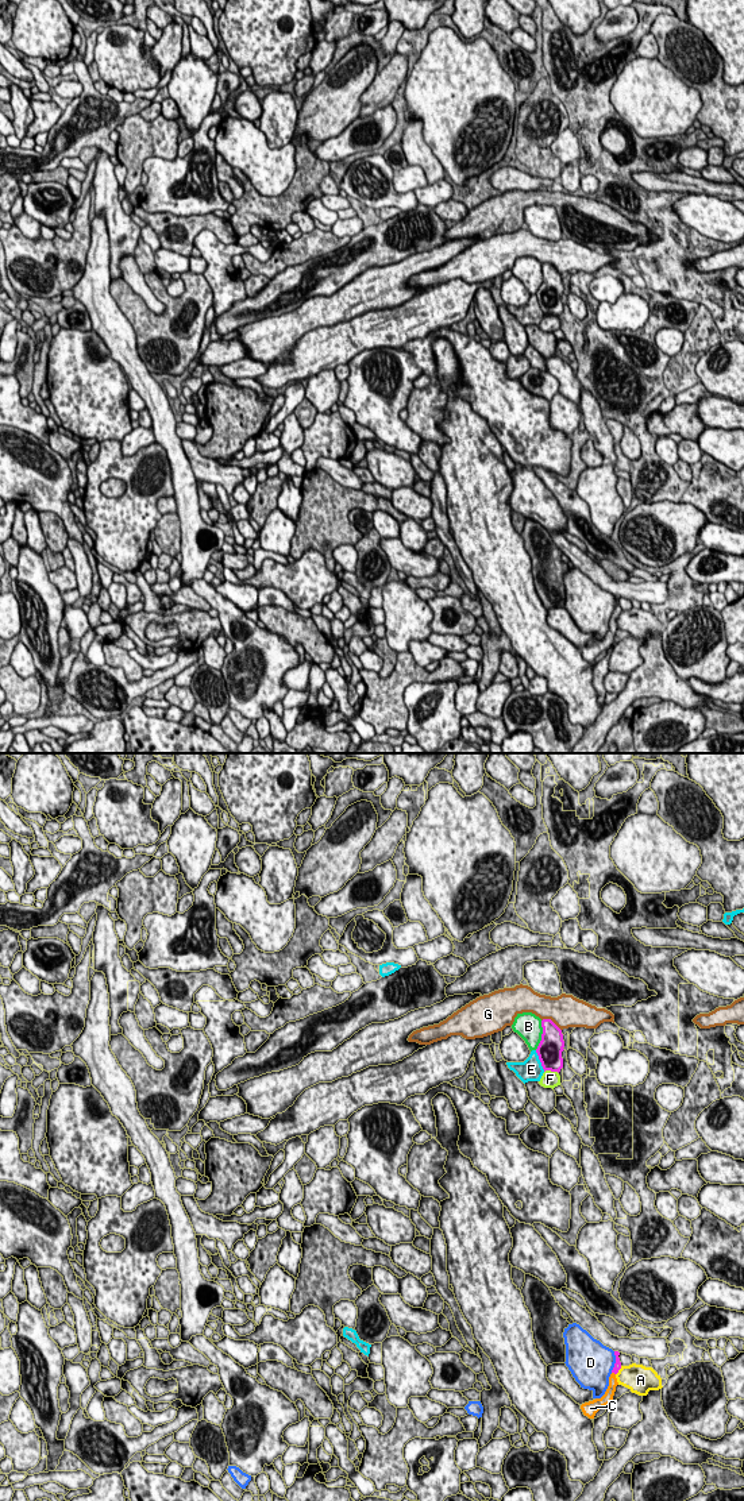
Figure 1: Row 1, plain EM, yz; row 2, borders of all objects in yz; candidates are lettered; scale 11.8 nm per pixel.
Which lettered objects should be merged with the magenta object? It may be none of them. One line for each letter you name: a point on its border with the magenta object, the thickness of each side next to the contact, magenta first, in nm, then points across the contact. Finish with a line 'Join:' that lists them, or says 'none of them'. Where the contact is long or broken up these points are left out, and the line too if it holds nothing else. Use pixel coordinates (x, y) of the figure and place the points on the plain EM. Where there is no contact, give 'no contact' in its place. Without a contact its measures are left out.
C: meets magenta in yz at (613, 616); 90 nm thick on the magenta side, 100 nm on the other; runs through yz (617, 609), (613, 616), (613, 626)
Join: C

